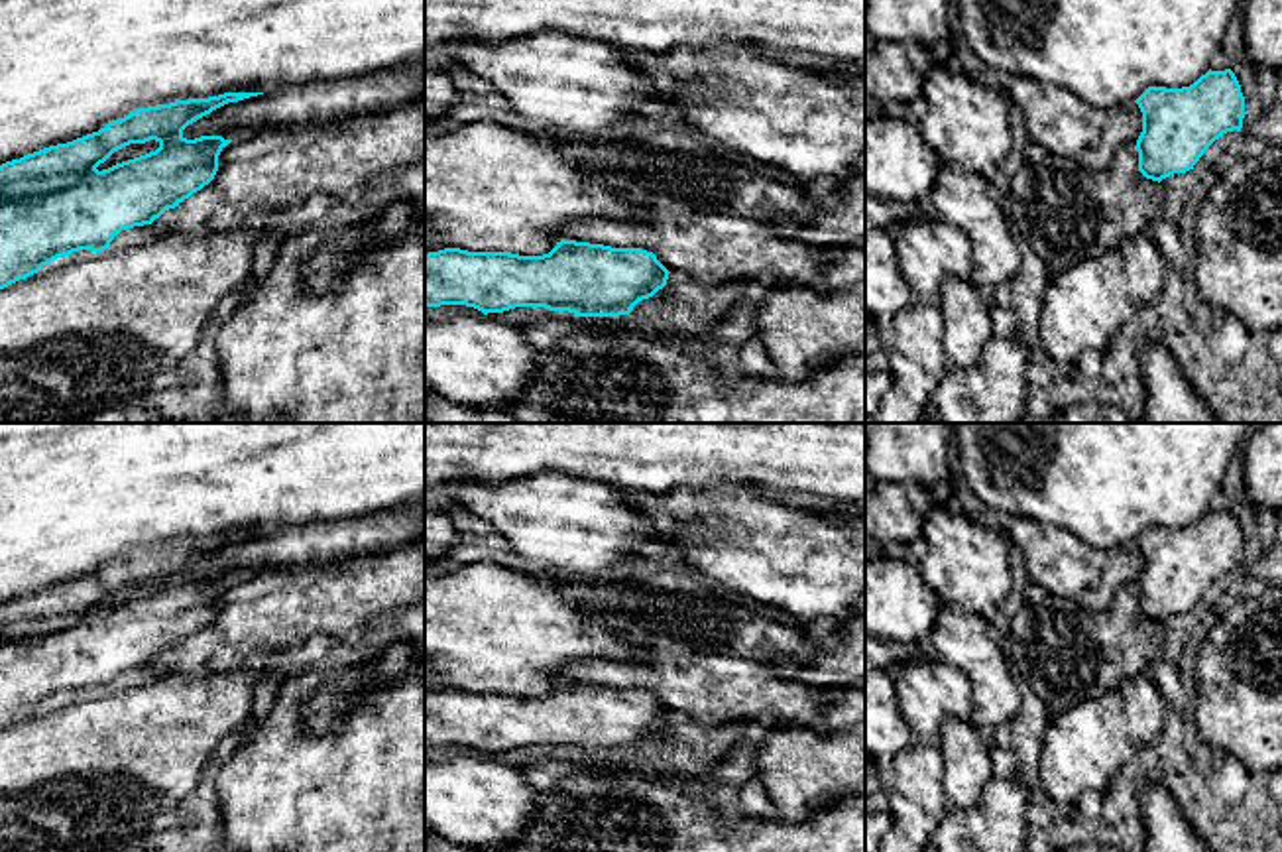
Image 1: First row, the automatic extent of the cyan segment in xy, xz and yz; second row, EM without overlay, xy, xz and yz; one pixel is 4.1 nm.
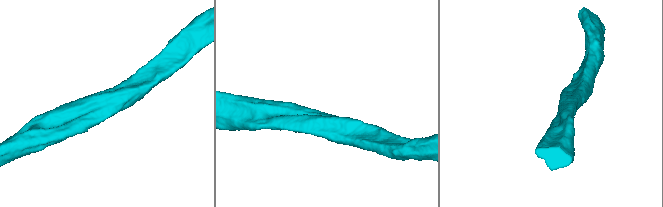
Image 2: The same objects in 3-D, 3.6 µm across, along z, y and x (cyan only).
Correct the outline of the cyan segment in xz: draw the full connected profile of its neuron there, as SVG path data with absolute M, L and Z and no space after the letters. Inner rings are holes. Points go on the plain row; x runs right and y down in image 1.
M560 681L543 697L444 689L425 695L425 748L466 746L488 754L545 748L578 758L619 758L667 726L669 710L653 693Z

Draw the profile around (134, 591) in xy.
M149 580L146 584L130 584L118 592L114 592L104 604L100 604L96 610L102 612L102 610L108 610L116 604L122 604L122 602L128 602L128 600L134 600L134 598L140 598L140 596L146 596L149 592L155 592L159 588L159 582L155 580Z

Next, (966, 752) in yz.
M948 716L940 724L938 748L944 761L942 789L948 807L971 809L995 775L989 736L958 716Z

